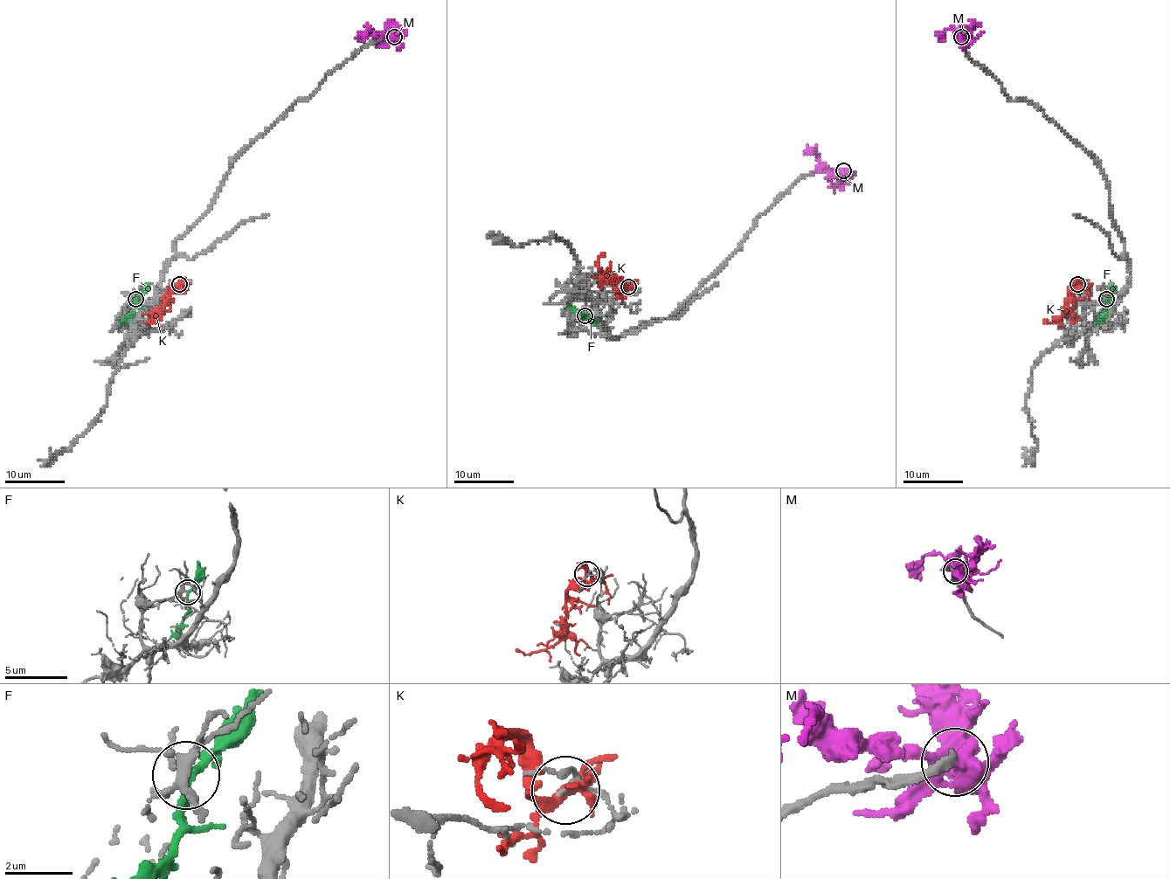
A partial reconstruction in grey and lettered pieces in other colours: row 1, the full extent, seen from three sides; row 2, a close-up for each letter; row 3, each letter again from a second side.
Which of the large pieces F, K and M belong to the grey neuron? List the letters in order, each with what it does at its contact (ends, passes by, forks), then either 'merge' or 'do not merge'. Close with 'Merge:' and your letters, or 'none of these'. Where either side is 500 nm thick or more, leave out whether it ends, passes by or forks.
F: it passes by; do not merge
K: it forks; do not merge
M: it passes by; merge
Merge: M

